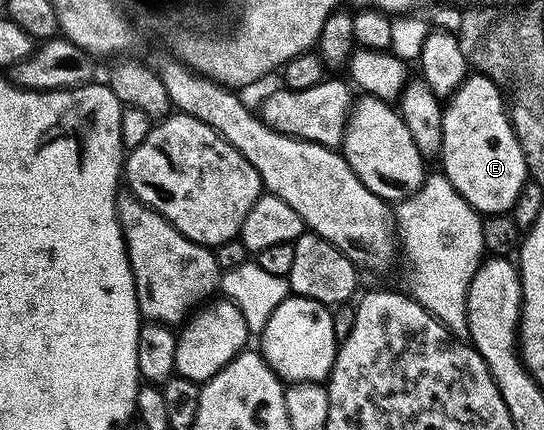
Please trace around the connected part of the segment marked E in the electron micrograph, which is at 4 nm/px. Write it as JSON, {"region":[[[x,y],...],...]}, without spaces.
{"region":[[[470,74],[470,76],[468,78],[466,78],[463,83],[459,86],[459,90],[457,91],[457,93],[455,93],[455,95],[450,96],[447,103],[444,105],[444,110],[445,110],[445,117],[443,118],[443,146],[441,147],[441,155],[439,157],[439,164],[442,164],[443,167],[443,175],[445,175],[445,177],[447,177],[447,179],[449,179],[449,181],[451,182],[451,186],[455,186],[455,190],[459,190],[459,194],[461,195],[461,197],[463,197],[463,199],[474,208],[474,210],[476,210],[476,212],[478,212],[478,214],[488,214],[491,212],[509,212],[510,209],[512,209],[514,202],[517,201],[517,199],[519,198],[519,194],[521,193],[521,191],[523,190],[523,186],[525,185],[525,183],[527,182],[527,169],[525,166],[525,155],[523,154],[523,150],[521,149],[521,144],[519,141],[517,141],[517,136],[513,133],[513,122],[510,116],[510,113],[507,111],[507,104],[506,104],[506,108],[505,108],[505,100],[503,97],[501,97],[501,92],[500,90],[502,90],[499,87],[499,84],[492,80],[492,78],[490,78],[489,76],[484,76],[484,75],[480,75],[480,74]]]}

